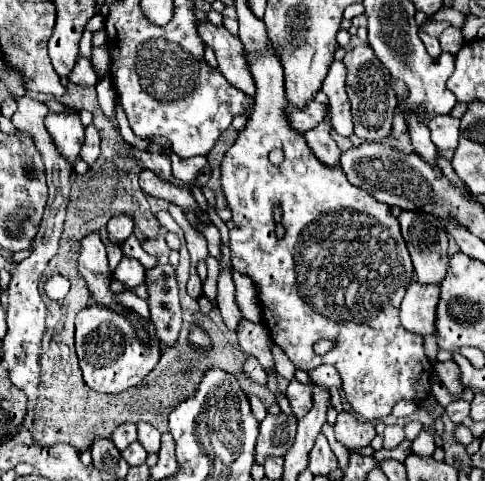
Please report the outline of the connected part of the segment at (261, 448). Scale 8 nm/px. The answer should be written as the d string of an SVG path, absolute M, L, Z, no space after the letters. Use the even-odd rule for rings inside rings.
M266 414L266 418L260 422L260 434L256 442L256 464L264 464L266 456L284 456L294 444L294 438L296 438L296 418L286 414L280 416Z

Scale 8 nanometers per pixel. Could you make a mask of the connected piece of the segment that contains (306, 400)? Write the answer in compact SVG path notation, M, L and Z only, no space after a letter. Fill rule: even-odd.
M296 378L290 380L288 384L288 390L286 390L286 398L296 414L296 418L302 418L310 408L312 408L312 394L310 394L310 388L302 382L298 382Z

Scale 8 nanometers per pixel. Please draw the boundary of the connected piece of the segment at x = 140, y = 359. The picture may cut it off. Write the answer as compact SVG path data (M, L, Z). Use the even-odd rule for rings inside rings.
M88 306L82 308L76 316L76 354L80 360L80 370L84 374L84 382L102 394L120 394L144 380L144 376L156 366L160 360L160 340L154 334L154 324L150 320L140 318L142 324L146 324L146 330L150 332L150 348L146 348L138 336L134 326L122 318L120 314Z

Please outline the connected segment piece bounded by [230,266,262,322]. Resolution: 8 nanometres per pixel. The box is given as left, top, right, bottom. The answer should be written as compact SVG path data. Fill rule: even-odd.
M230 266L230 272L232 272L232 278L234 278L234 284L236 284L236 304L238 308L242 310L242 314L252 320L252 322L260 322L262 320L262 310L256 302L256 292L254 292L254 286L252 286L252 280L240 272L234 272L232 266Z

